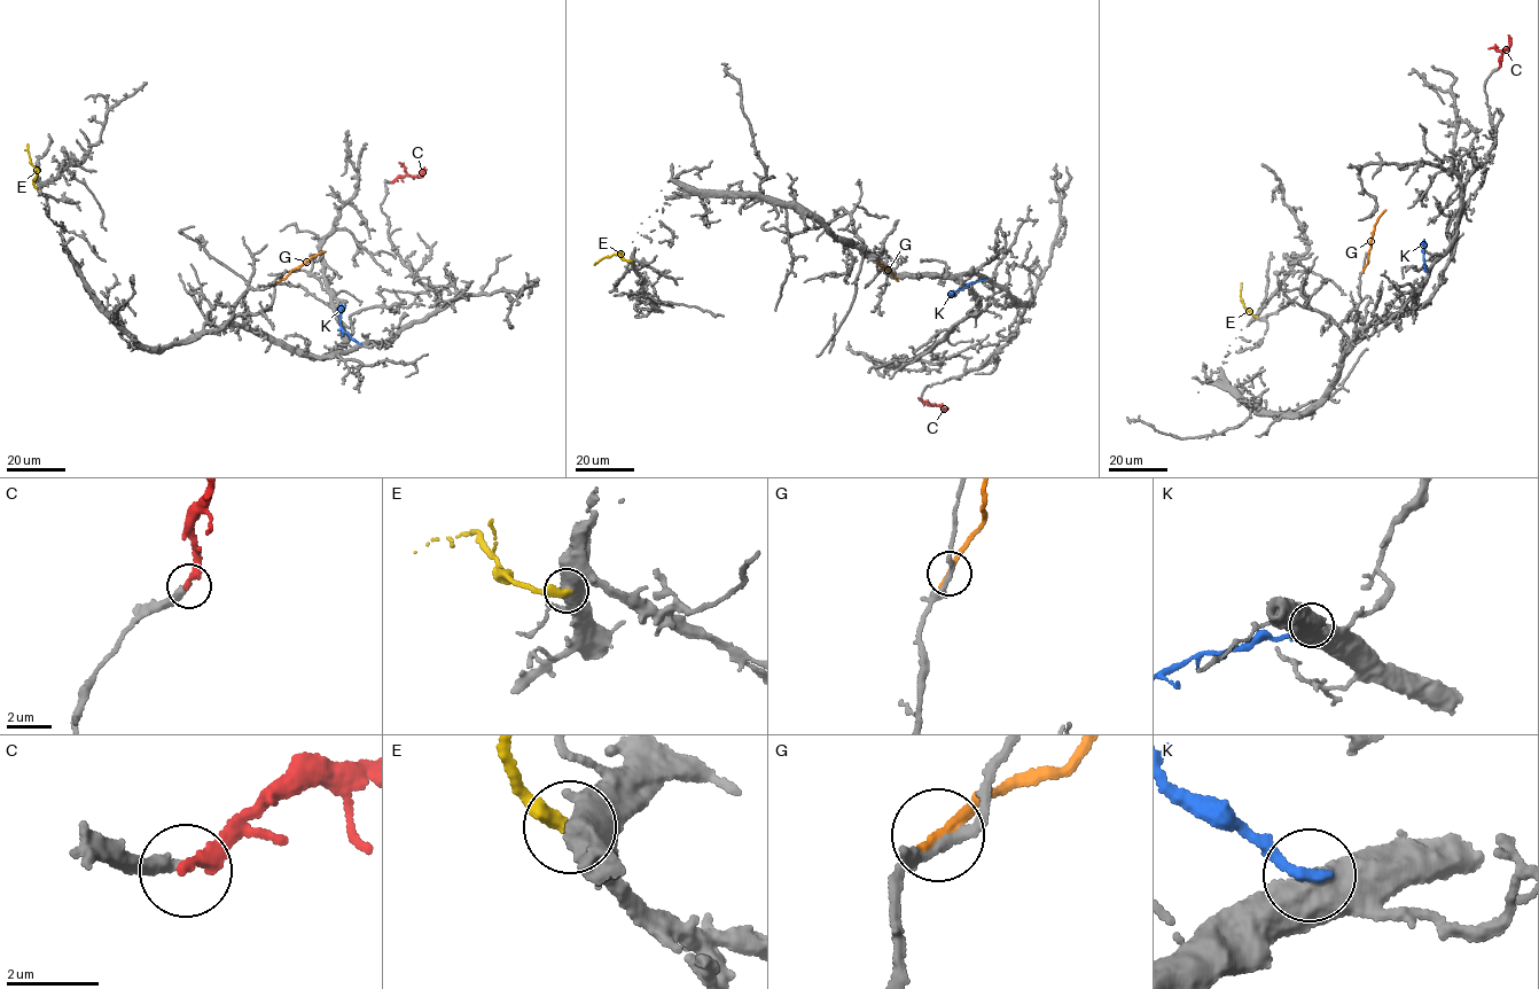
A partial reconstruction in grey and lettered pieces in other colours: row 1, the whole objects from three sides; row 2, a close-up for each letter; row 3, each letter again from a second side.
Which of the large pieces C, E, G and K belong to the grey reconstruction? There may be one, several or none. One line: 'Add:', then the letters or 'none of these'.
Add: none of these

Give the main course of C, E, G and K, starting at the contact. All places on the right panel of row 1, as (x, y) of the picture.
C: (1499, 68), (1501, 53), (1509, 47), (1508, 34)
E: (1257, 316), (1243, 304), (1241, 283)
G: (1364, 270), (1375, 225), (1385, 210)
K: (1427, 271), (1423, 266), (1424, 239)

